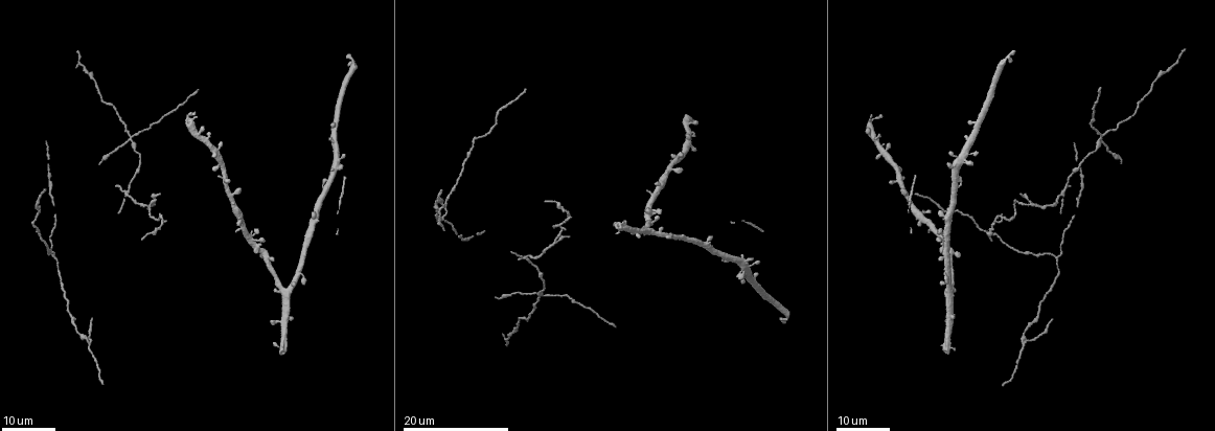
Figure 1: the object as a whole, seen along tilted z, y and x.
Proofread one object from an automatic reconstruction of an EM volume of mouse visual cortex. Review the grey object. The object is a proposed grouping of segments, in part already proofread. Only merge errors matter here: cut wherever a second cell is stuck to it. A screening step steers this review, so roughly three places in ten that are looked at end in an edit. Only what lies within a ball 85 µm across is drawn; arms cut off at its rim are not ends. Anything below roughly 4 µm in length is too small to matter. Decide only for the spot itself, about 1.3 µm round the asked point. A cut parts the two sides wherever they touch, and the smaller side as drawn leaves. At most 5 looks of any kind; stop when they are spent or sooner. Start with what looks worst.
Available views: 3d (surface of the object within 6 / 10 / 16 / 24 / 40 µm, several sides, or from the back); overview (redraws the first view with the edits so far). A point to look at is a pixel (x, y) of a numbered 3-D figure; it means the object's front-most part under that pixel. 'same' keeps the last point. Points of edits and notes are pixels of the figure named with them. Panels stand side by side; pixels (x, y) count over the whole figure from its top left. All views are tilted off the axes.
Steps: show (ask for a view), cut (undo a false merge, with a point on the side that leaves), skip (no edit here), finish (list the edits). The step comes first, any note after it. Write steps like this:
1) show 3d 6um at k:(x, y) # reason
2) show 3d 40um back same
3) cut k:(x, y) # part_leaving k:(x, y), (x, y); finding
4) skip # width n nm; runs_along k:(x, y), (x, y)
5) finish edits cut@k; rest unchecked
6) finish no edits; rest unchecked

show 3d 24um at 1:(526, 255) # four-way junction

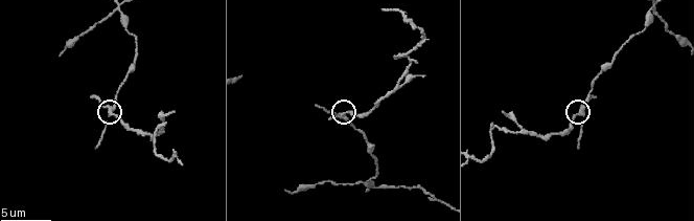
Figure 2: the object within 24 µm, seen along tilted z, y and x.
show 3d 10um at 2:(582, 114)

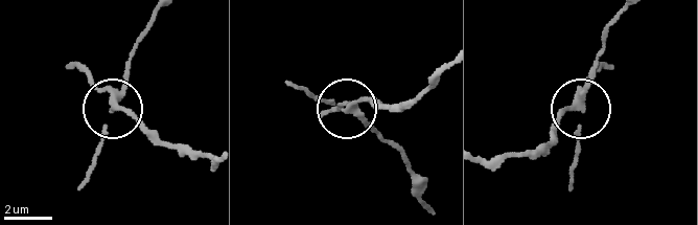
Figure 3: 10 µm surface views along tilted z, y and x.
show 3d 6um at 3:(113, 108) # zoom in

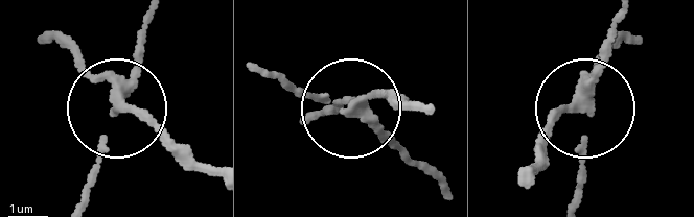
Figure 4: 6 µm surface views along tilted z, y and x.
cut 4:(75, 51) # part_leaving 4:(123, 87), (216, 168); a second cell is stuck on

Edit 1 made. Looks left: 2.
show 3d 16um at 1:(129, 136) # looks like a crossing

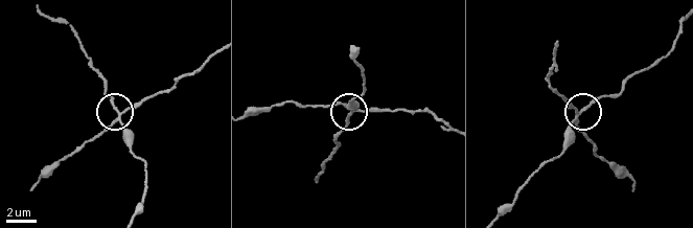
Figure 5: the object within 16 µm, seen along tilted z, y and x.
show 3d 10um at 5:(579, 112) # closer look

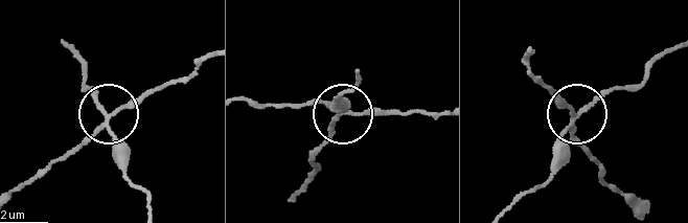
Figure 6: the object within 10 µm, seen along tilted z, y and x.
cut 6:(135, 105) # width 160 nm; part_leaving 6:(109, 119), (183, 81), (206, 61); two cells meet here

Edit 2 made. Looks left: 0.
finish edits cut@4, cut@6; rest unchecked

